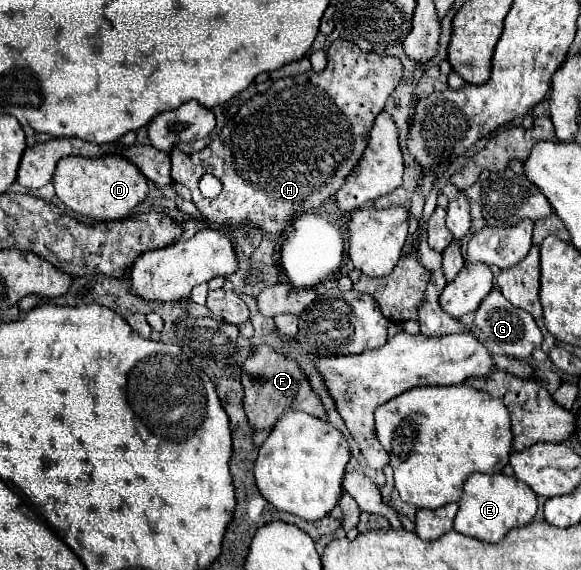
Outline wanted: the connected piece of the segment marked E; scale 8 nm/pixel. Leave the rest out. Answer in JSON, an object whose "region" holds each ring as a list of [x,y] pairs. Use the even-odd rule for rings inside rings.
{"region":[[[474,473],[464,483],[464,495],[460,499],[460,509],[454,519],[454,529],[466,537],[498,543],[508,531],[528,525],[536,515],[536,493],[516,477],[482,475]]]}

